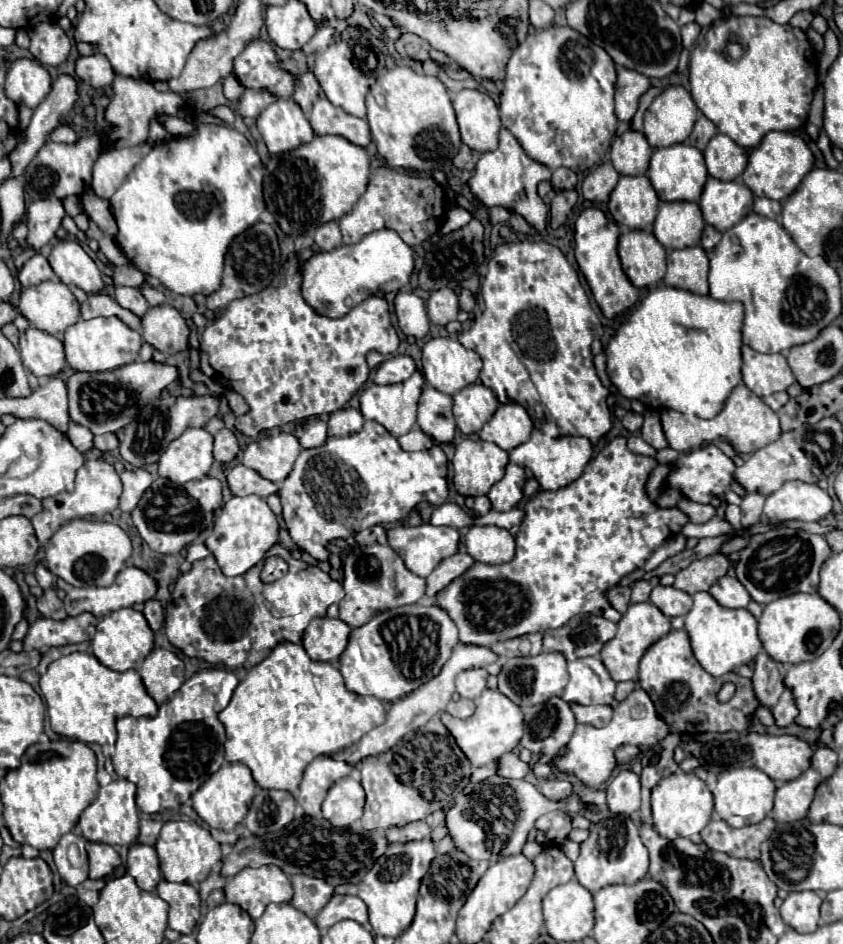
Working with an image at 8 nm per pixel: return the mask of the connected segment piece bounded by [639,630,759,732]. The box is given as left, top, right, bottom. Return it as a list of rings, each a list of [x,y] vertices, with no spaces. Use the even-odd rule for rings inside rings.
[[[671,630],[645,652],[639,666],[639,684],[655,702],[659,716],[671,726],[671,732],[683,732],[689,724],[695,724],[703,732],[743,732],[749,728],[751,716],[759,708],[759,700],[749,678],[741,678],[735,672],[713,678],[701,668],[701,664],[693,656],[689,634],[685,630]],[[725,682],[733,682],[737,686],[737,692],[727,704],[721,704],[717,700],[717,692]]]

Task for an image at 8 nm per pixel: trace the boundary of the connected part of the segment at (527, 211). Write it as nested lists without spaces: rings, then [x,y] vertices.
[[[501,128],[499,132],[499,148],[493,152],[485,152],[475,166],[473,176],[469,178],[469,190],[471,194],[481,202],[481,206],[485,208],[493,208],[493,206],[503,206],[509,212],[515,208],[517,214],[525,216],[525,220],[535,226],[539,232],[545,230],[547,224],[547,206],[545,202],[539,198],[537,194],[537,184],[542,181],[549,180],[551,172],[547,166],[533,162],[521,148],[521,144],[517,142],[517,138],[507,130]]]

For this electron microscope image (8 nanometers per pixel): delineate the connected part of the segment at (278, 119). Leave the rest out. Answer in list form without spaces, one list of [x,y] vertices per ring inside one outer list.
[[[275,100],[257,118],[257,128],[271,154],[289,152],[311,142],[313,128],[303,110],[293,100]]]

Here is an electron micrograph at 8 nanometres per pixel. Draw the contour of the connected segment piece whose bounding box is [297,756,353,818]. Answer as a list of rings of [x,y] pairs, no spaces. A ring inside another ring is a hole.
[[[329,756],[315,758],[303,774],[303,780],[299,784],[299,796],[297,804],[305,810],[307,816],[319,818],[321,816],[321,802],[331,788],[333,782],[337,782],[343,776],[349,776],[353,770],[351,764],[343,760],[333,760]]]

